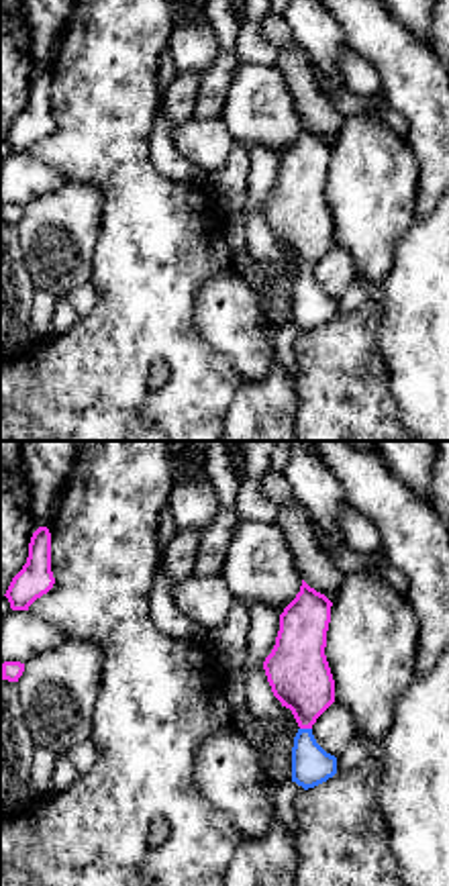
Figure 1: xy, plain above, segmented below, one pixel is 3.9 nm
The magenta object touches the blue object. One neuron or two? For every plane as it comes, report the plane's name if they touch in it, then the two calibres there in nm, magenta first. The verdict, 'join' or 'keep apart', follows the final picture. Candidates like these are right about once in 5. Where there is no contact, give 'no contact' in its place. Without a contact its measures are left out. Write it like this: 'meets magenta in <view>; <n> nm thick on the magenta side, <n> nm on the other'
meets magenta in xy; 240 nm thick on the magenta side, 160 nm on the other

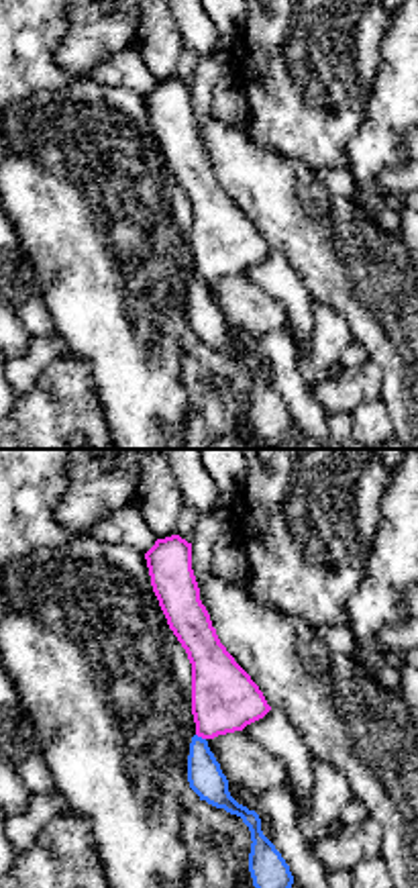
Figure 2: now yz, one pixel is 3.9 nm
meets magenta in yz; 260 nm thick on the magenta side, 140 nm on the other

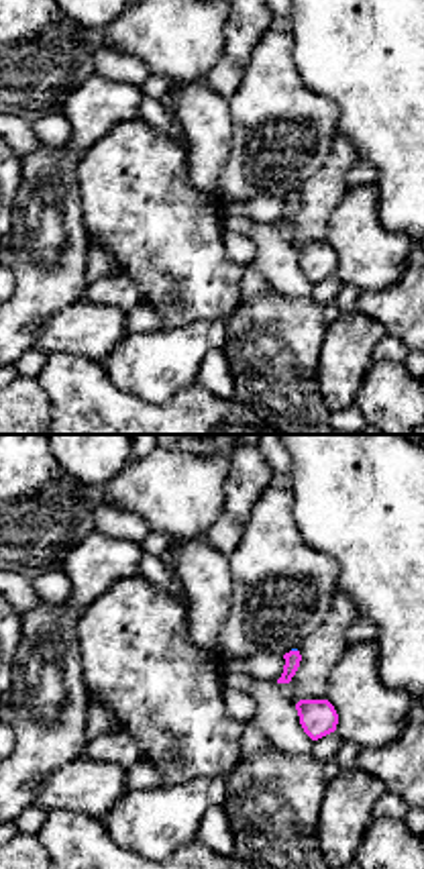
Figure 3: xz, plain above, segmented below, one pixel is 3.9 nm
meets magenta in xz; 60 nm thick on the magenta side, 20 nm on the other

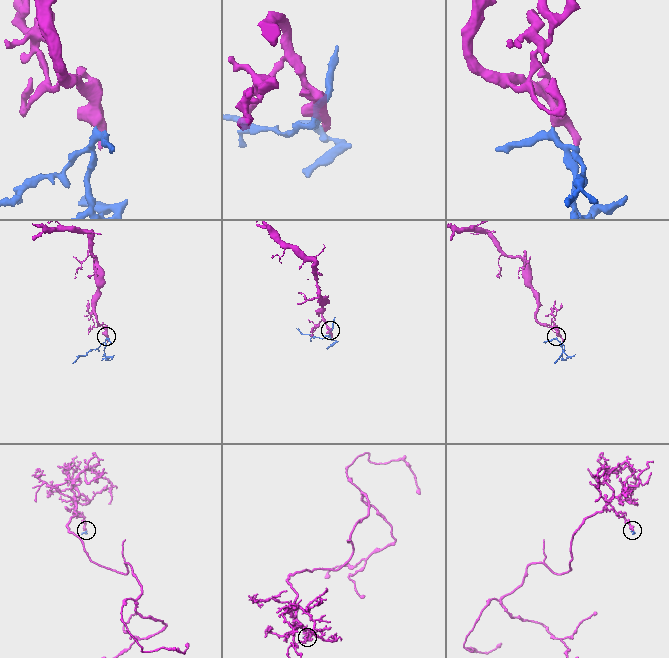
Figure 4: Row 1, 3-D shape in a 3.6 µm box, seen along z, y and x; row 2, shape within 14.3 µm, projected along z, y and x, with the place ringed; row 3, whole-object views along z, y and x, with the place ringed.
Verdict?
join

